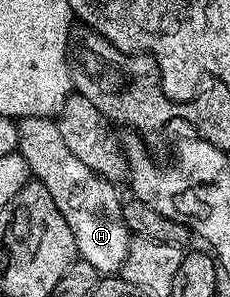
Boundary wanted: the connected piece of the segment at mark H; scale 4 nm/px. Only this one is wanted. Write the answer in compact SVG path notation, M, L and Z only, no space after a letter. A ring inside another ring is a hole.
M28 116L18 121L19 146L18 155L27 163L28 173L40 180L49 190L53 202L73 232L74 241L80 259L83 259L100 275L109 276L118 273L128 256L131 235L123 218L123 202L112 181L101 178L85 162L75 157L65 146L61 130L54 119L45 116Z

